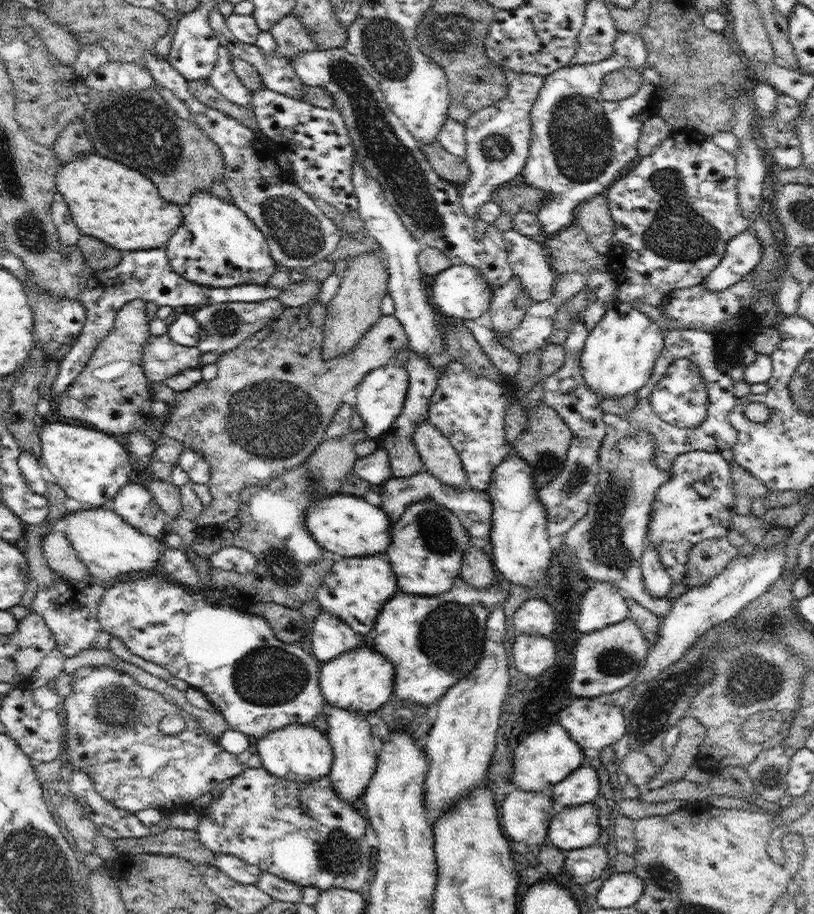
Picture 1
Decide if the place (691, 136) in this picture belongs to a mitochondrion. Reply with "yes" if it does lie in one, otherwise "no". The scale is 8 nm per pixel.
no

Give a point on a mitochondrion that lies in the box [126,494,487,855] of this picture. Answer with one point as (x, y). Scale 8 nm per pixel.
(264, 676)

